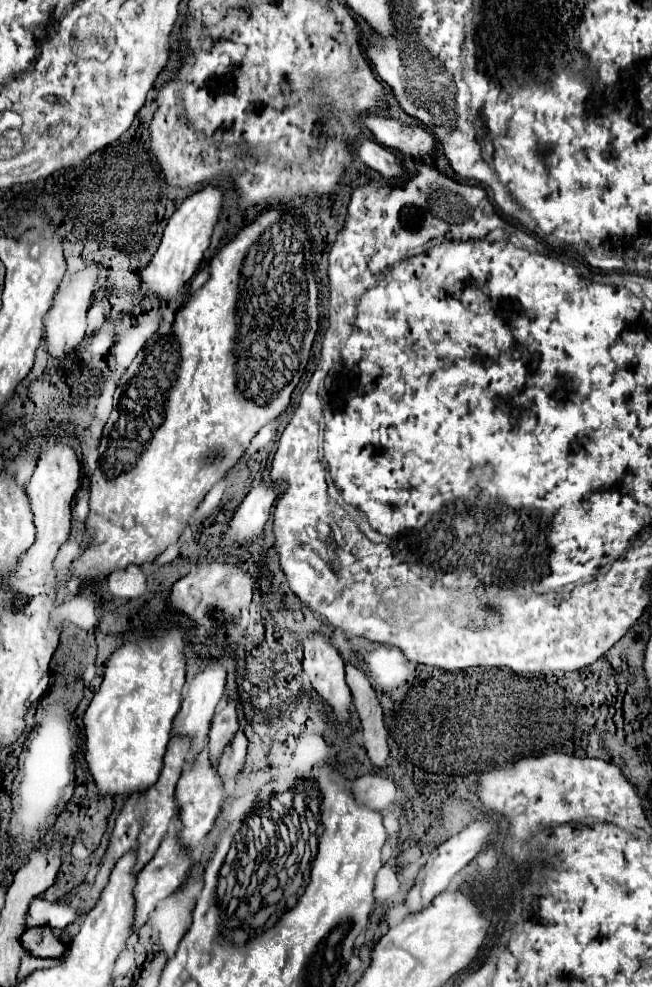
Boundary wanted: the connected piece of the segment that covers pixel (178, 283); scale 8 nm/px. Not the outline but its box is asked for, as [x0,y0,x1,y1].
[140,186,224,300]

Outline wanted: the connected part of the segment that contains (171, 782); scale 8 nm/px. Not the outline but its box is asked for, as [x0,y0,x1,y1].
[80,736,190,916]

